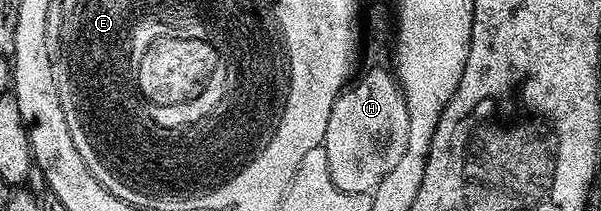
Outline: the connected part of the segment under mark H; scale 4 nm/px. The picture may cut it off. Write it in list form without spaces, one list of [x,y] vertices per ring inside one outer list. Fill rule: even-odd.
[[[385,72],[364,73],[363,78],[357,78],[357,88],[333,108],[333,120],[329,120],[329,156],[327,170],[330,172],[331,182],[347,194],[372,194],[376,192],[379,182],[395,170],[397,156],[401,155],[401,148],[407,148],[409,137],[405,135],[405,120],[409,117],[408,101],[397,96],[397,88],[393,88],[393,80],[385,76]]]

